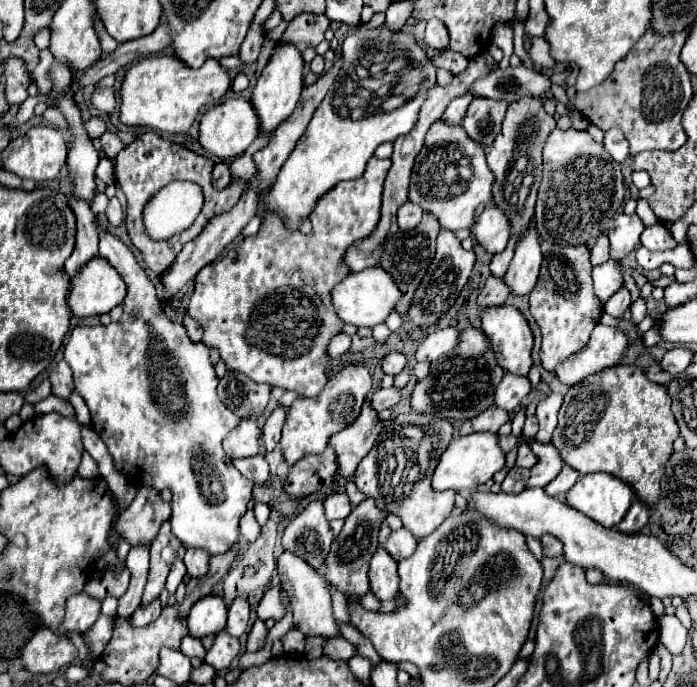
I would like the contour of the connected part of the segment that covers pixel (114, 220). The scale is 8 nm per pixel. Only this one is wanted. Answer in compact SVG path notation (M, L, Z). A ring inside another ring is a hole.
M110 198L108 208L106 208L106 216L112 226L118 226L122 222L122 206L120 206L118 198Z

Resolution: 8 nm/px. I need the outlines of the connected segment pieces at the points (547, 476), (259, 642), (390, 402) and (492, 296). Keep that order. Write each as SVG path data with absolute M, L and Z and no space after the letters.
M530 440L530 448L536 454L538 462L536 466L530 470L532 476L528 480L528 486L540 486L544 488L546 484L550 484L560 468L562 468L562 458L558 456L558 450L554 448L554 444L538 444L538 440Z
M256 620L254 626L252 626L252 630L250 630L250 634L248 634L248 646L246 646L248 652L258 652L264 646L266 636L268 636L268 630L266 630L264 622Z
M390 386L390 388L380 388L372 396L372 408L374 410L384 410L384 408L394 408L402 400L402 388Z
M488 276L484 288L480 290L478 294L478 304L482 308L486 306L492 306L492 304L504 304L508 300L512 292L506 290L506 284L504 284L504 278L496 278L496 276Z

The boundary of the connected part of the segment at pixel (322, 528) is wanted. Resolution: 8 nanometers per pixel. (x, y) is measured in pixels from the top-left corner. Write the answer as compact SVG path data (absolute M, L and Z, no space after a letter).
M312 500L298 516L294 516L282 536L286 550L320 570L332 544L332 528L324 516L322 500Z

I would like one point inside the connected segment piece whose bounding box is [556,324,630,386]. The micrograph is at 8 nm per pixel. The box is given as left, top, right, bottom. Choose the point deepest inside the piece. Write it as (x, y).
(608, 344)

